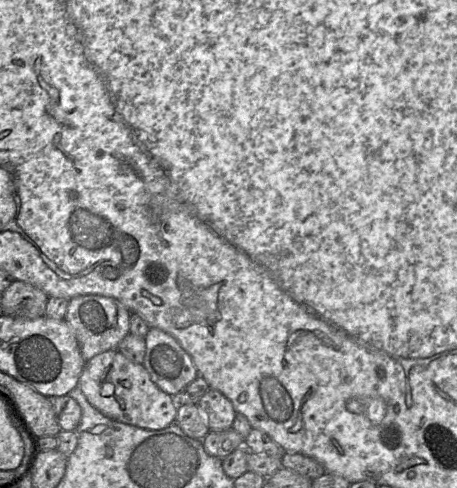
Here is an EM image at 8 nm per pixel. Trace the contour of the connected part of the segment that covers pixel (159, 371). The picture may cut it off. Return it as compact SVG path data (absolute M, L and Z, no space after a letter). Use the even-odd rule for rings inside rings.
M150 327L145 343L143 365L152 381L170 396L177 395L199 376L190 354L169 333Z

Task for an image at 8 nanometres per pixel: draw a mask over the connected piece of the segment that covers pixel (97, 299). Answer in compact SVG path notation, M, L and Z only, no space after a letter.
M81 295L69 300L65 320L71 327L86 362L94 356L116 350L120 342L130 333L131 312L118 300L99 295Z

